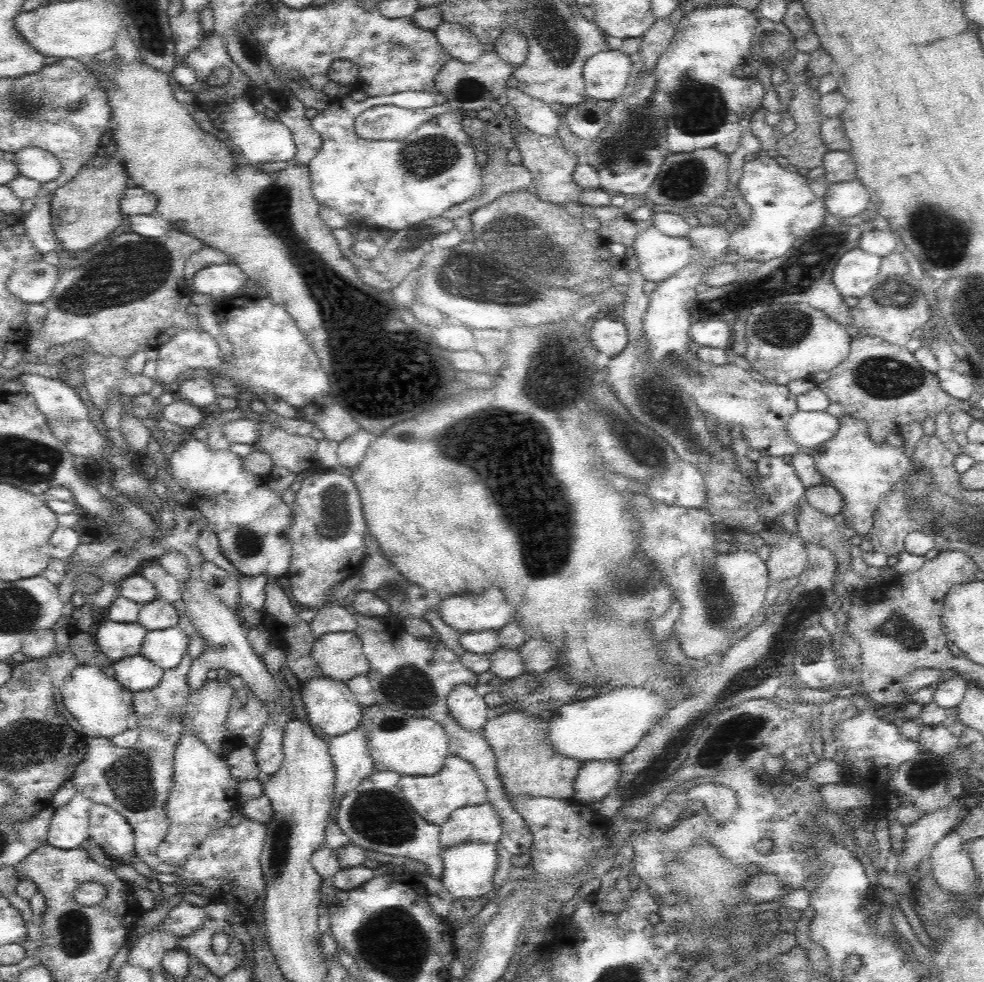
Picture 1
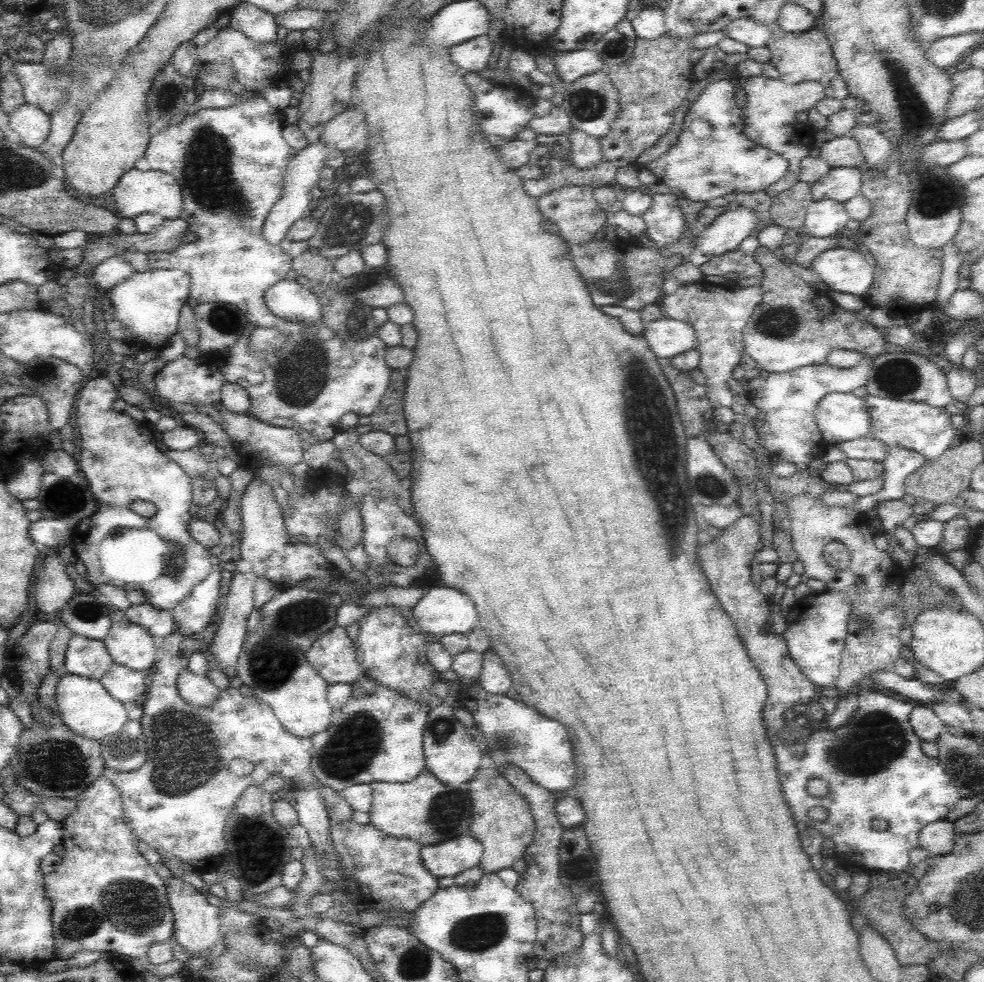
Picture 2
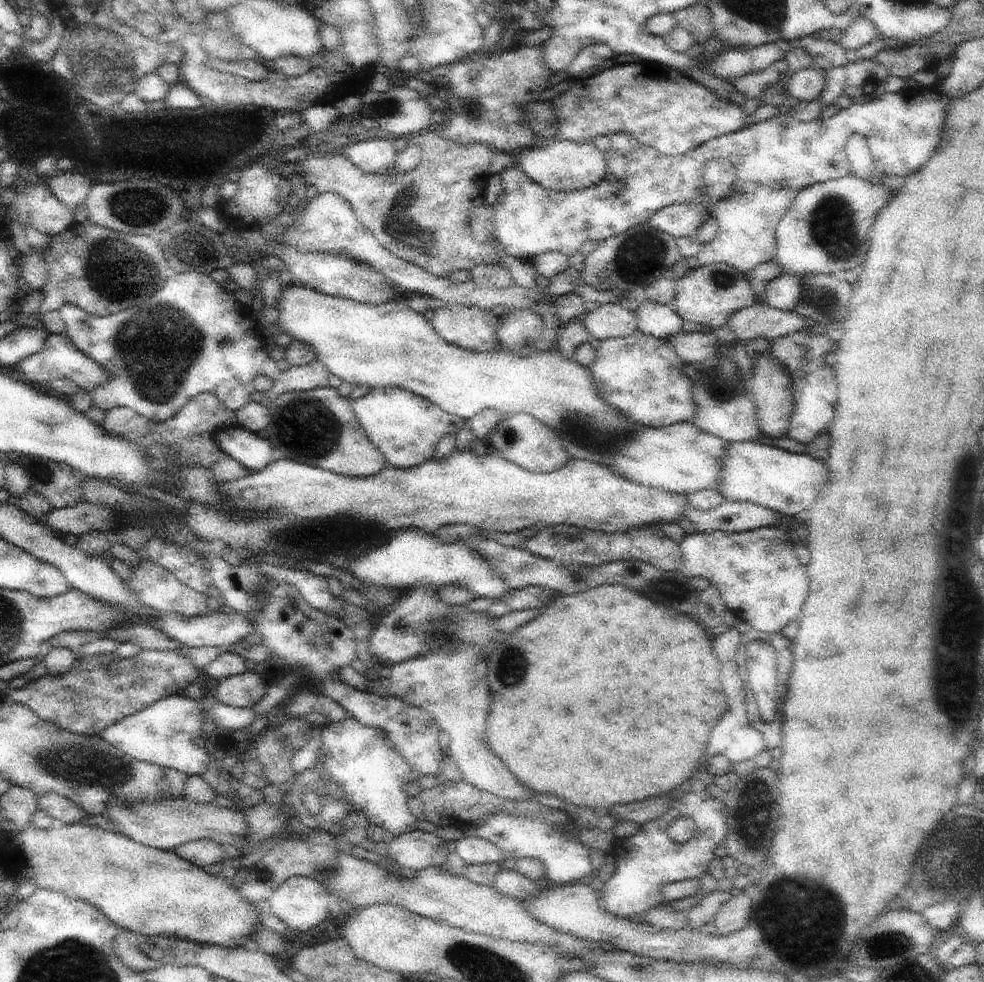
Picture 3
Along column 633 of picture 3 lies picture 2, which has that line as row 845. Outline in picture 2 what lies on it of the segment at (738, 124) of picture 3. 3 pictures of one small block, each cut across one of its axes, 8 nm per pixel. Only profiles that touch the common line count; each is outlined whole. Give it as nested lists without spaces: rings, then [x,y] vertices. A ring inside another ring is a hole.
[[[100,776],[76,797],[78,808],[62,821],[64,854],[56,870],[45,874],[44,887],[52,899],[52,926],[55,959],[68,960],[80,950],[98,950],[117,957],[148,963],[148,950],[156,942],[174,935],[174,915],[167,897],[167,886],[136,846],[135,832],[123,819],[121,792],[110,780]]]

